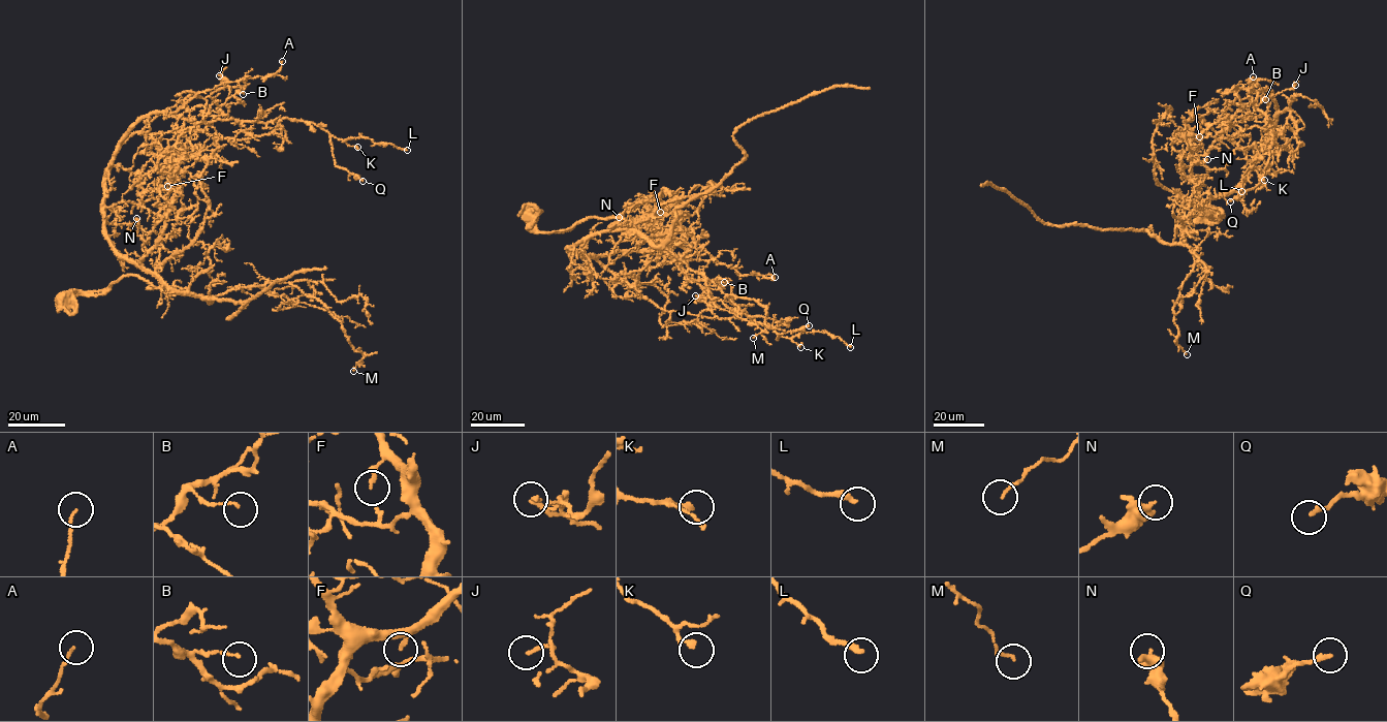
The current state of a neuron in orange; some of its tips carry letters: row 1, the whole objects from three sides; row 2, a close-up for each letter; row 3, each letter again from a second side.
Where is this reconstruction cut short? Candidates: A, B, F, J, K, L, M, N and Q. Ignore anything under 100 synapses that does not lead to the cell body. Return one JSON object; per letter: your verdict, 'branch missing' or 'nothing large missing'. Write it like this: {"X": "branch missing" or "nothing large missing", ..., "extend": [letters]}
{"A": "nothing large missing", "B": "nothing large missing", "F": "nothing large missing", "J": "nothing large missing", "K": "nothing large missing", "L": "nothing large missing", "M": "nothing large missing", "N": "nothing large missing", "Q": "nothing large missing", "extend": []}

